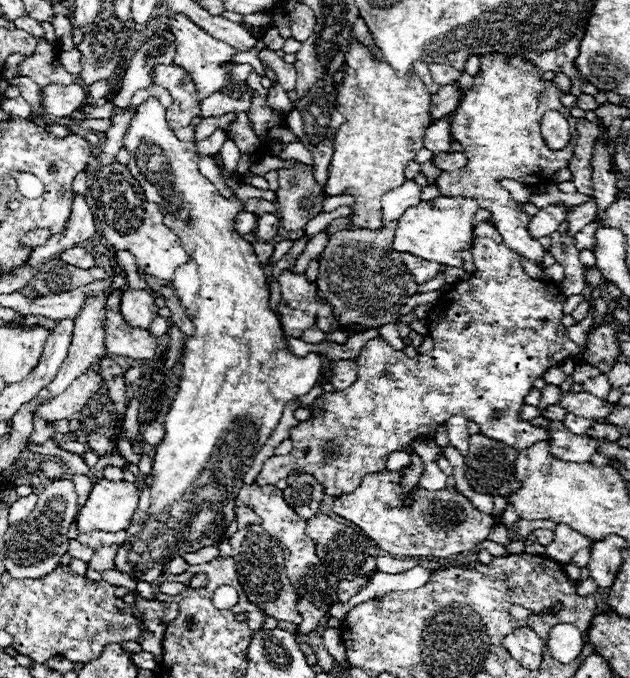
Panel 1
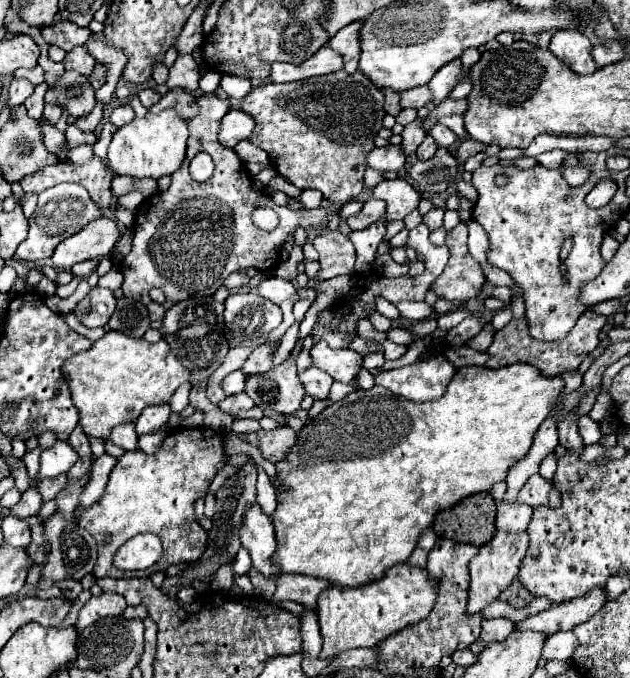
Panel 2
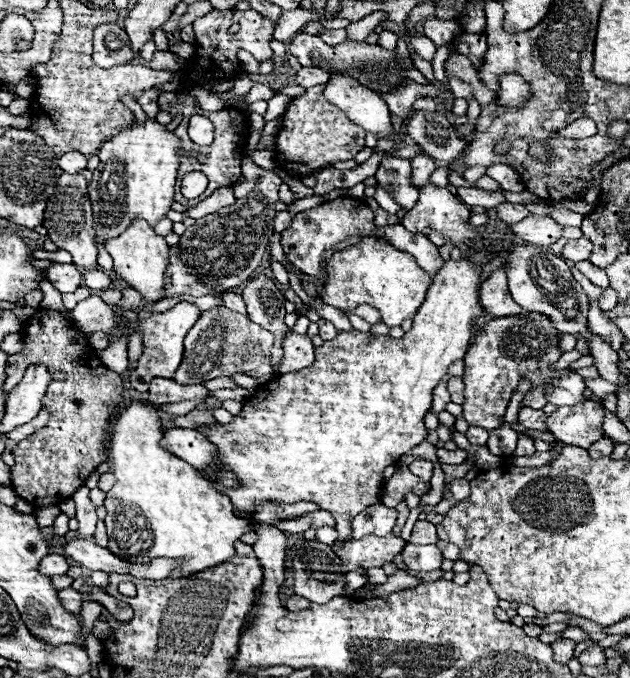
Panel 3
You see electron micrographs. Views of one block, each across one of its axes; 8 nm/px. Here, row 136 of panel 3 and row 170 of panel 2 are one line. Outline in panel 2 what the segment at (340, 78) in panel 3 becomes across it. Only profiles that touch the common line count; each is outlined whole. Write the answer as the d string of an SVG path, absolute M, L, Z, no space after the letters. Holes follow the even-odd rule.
M388 144L384 148L374 148L368 154L368 166L372 166L378 172L386 172L386 170L402 170L406 164L406 154L400 146Z

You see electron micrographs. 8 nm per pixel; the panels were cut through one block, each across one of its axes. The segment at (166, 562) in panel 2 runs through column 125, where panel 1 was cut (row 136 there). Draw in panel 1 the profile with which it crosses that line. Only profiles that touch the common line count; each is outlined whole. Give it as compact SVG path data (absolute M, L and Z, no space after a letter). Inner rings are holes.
M498 52L482 56L480 70L474 76L474 86L464 96L464 106L460 102L452 114L452 136L464 146L468 164L462 168L462 172L442 172L438 176L438 188L442 196L476 198L482 208L492 212L490 222L494 222L496 230L502 234L504 244L536 266L542 266L544 248L528 232L530 216L524 214L512 196L498 186L498 180L510 178L522 184L534 184L548 180L554 176L554 172L568 166L576 146L576 118L570 116L570 110L566 106L562 106L562 94L564 92L552 80L542 80L540 70L520 56ZM546 110L558 110L570 122L572 138L562 150L550 150L542 138L540 120Z

